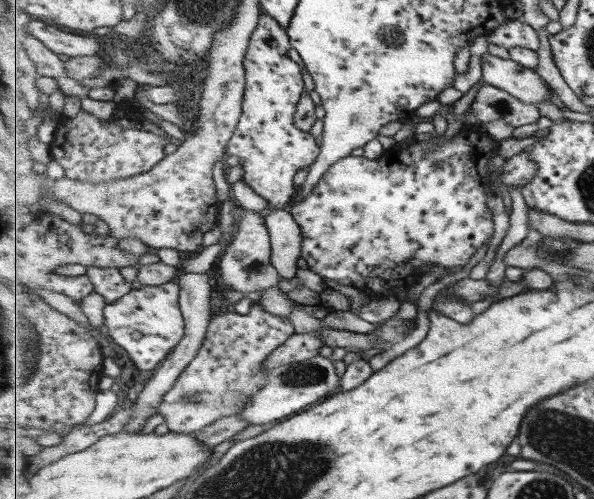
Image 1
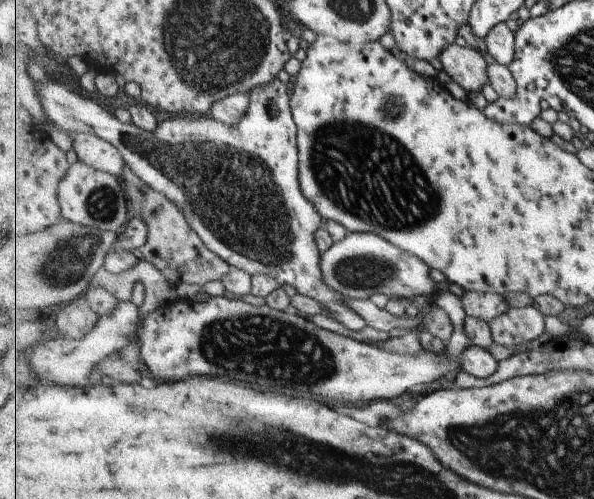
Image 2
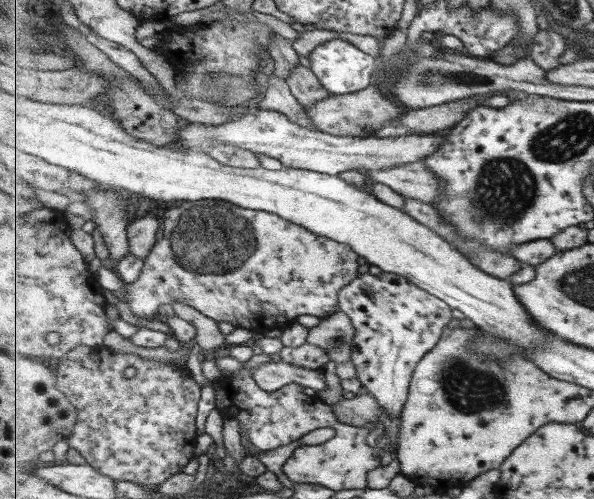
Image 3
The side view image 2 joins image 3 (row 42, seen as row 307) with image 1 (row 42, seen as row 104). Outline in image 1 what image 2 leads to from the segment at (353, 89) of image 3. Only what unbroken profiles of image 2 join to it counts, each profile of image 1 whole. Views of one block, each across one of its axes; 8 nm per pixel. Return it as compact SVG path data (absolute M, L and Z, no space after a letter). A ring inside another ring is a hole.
M265 12L260 15L260 23L250 38L250 45L244 60L246 70L246 89L243 94L243 110L237 124L237 130L233 132L233 138L227 144L227 155L237 156L244 169L243 180L273 210L289 209L298 193L298 185L295 184L295 174L306 166L311 166L320 155L320 146L317 138L296 125L296 113L301 94L305 92L305 80L303 80L303 68L289 58L292 41L288 35L288 29L281 26L278 20ZM38 18L29 23L26 30L29 35L46 41L46 45L60 56L93 56L101 50L97 38L80 36L77 32L64 32L59 30L59 26L48 24Z

